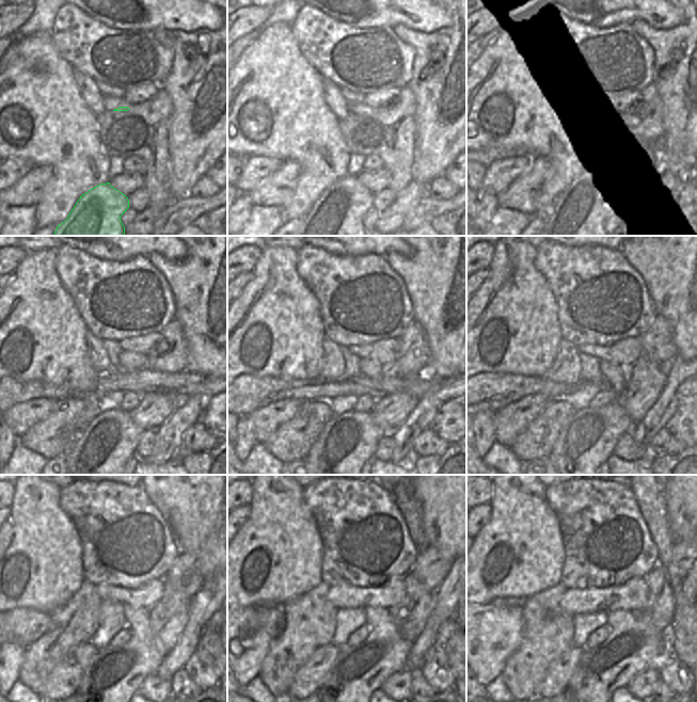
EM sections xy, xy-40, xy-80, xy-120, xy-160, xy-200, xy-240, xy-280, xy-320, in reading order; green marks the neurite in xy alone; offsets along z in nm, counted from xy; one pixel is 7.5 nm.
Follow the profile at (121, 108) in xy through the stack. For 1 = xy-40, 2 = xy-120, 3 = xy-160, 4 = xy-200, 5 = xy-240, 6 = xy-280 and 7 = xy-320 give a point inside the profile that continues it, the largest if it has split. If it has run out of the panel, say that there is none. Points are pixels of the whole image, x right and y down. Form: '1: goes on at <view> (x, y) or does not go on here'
1: goes on at xy-40 (365, 110)
2: goes on at xy-120 (128, 361)
3: goes on at xy-160 (367, 367)
4: goes on at xy-200 (588, 440)
5: goes on at xy-240 (114, 674)
6: goes on at xy-280 (358, 671)
7: goes on at xy-320 (631, 648)

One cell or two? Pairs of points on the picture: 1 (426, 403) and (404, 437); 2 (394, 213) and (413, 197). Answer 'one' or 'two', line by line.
1: one
2: one

